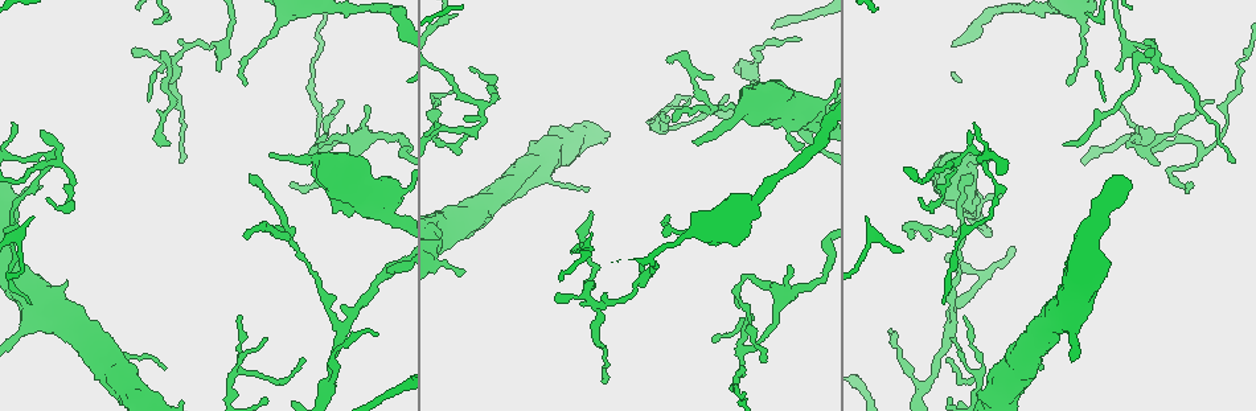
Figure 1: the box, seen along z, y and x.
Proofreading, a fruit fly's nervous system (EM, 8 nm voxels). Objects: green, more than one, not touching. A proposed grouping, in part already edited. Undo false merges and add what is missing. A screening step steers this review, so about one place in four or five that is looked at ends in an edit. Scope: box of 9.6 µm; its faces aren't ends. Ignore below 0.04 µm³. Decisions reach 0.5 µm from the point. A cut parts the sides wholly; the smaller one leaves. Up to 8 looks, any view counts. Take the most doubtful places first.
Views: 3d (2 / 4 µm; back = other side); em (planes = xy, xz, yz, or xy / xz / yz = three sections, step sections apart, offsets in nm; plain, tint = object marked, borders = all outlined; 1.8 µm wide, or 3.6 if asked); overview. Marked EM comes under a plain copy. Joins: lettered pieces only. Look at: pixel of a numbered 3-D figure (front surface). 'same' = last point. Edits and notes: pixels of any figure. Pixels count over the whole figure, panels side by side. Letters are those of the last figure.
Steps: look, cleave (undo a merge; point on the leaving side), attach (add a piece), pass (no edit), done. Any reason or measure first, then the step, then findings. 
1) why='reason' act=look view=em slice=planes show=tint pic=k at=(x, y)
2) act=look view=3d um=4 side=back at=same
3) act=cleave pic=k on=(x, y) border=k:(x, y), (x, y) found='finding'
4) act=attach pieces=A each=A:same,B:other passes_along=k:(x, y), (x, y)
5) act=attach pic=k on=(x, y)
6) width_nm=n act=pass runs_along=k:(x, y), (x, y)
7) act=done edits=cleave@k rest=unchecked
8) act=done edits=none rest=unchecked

why='a fork' act=look view=em slice=yz step=16 show=tint pic=1 at=(472, 129)

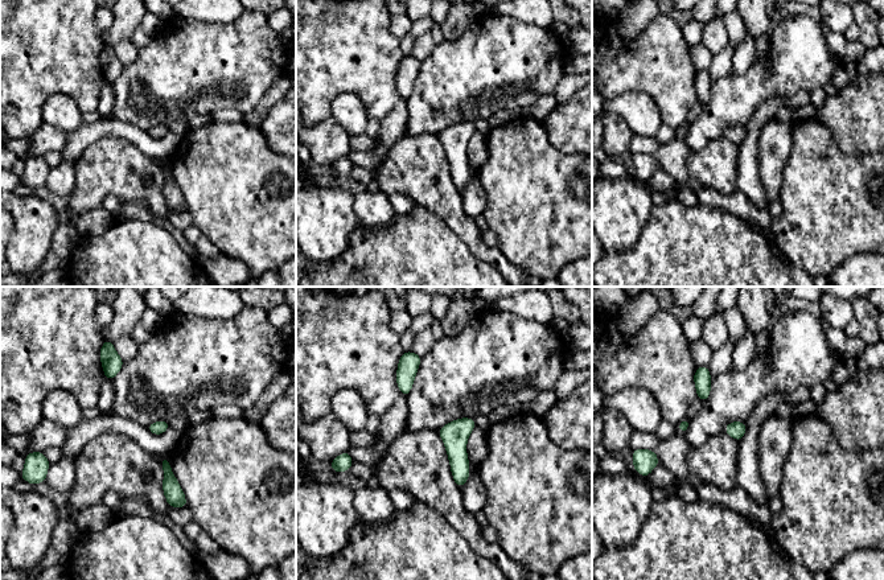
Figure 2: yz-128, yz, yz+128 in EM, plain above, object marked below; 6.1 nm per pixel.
act=look view=em slice=planes show=borders at=same

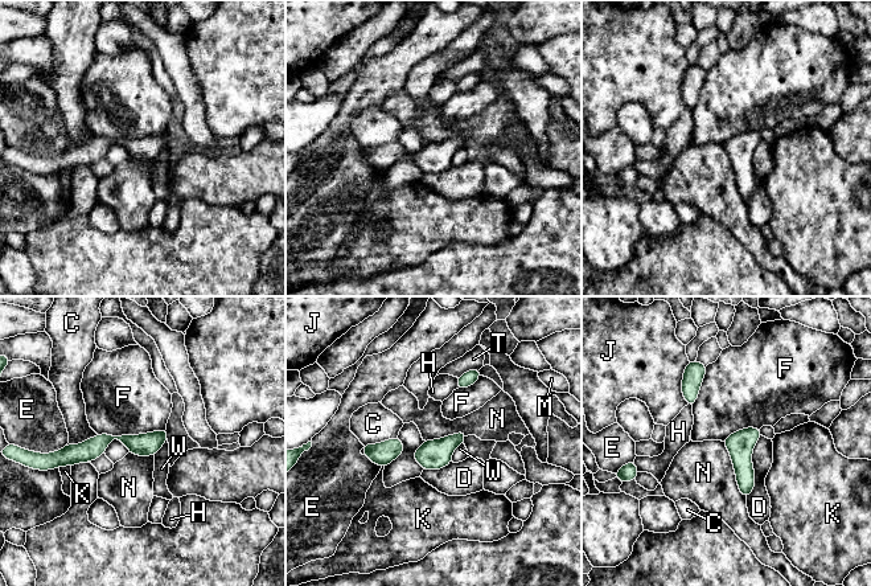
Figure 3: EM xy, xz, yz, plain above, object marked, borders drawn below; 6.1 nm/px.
act=pass each=C:other,D:other,E:other,F:other,H:other,J:other,K:other,M:other,N:other,T:other,W:other found='one neuron here'

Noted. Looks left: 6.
why='long arm stops here' act=look view=em slice=planes show=borders pic=1 at=(451, 90)

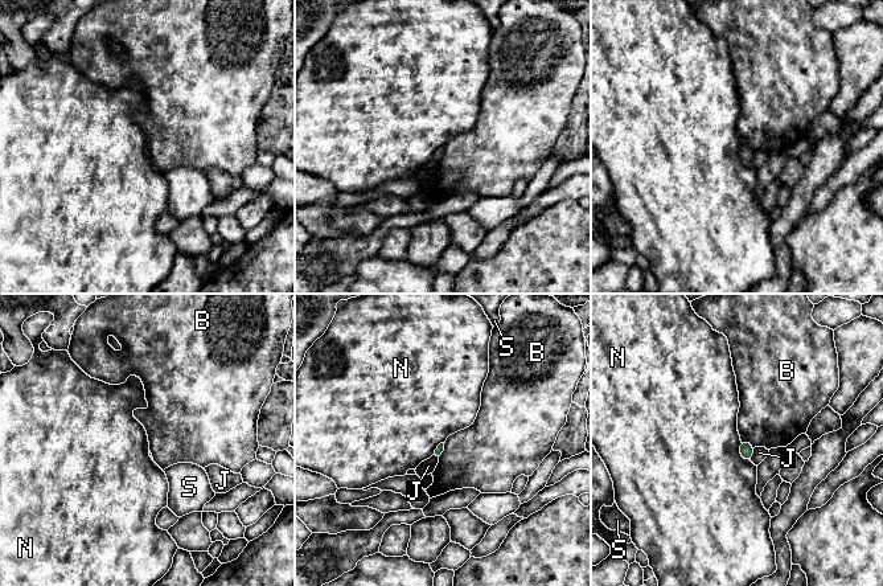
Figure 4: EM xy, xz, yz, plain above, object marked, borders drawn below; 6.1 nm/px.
longest_contact=N:150nm act=pass each=B:other,J:other,N:other,S:other found='no lettered piece goes on from it'

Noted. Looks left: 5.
why='free end' act=look view=em slice=planes show=tint pic=1 at=(1157, 166)

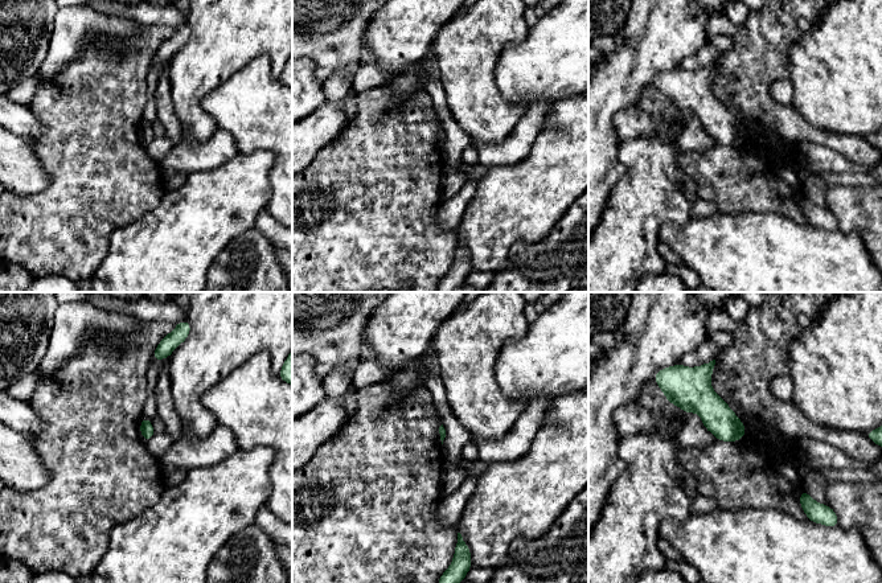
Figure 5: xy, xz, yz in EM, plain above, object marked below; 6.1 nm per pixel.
why='what lies round it' act=look view=em slice=planes show=borders at=same

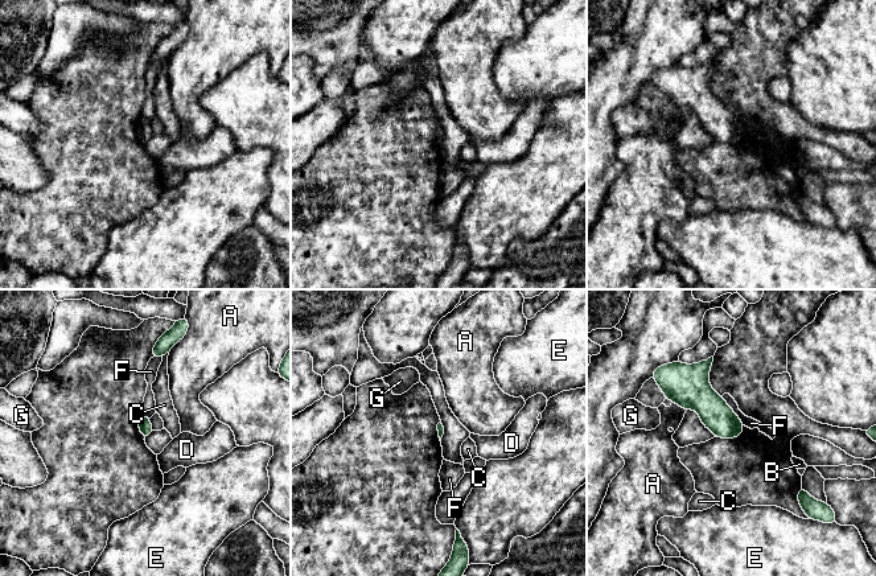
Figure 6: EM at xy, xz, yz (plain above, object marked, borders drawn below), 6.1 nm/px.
act=pass each=A:other,B:other,C:other,D:other,E:other,F:other,G:other found='none of them fits'

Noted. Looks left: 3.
act=done edits=none rest=unchecked

